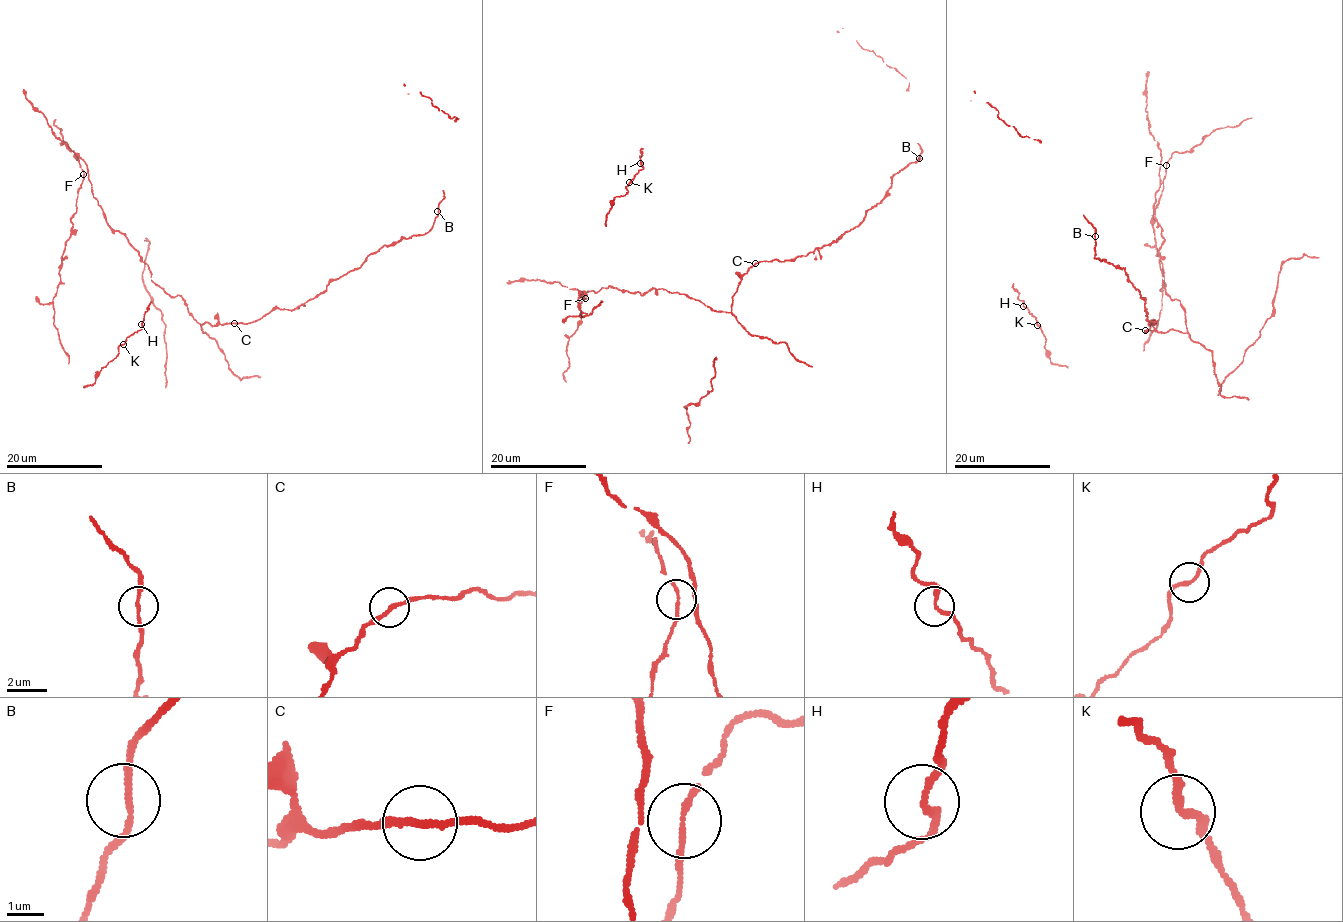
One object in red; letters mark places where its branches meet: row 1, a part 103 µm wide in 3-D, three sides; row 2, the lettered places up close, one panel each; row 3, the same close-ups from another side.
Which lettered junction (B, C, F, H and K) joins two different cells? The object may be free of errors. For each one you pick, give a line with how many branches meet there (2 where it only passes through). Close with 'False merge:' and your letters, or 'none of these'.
False merge: none of these

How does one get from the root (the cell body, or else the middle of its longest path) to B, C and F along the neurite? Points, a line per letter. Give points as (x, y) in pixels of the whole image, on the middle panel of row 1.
B: (694, 299), (730, 312), (740, 278), (750, 267), (792, 260), (835, 242), (859, 226), (893, 176), (919, 158)
C: (694, 299), (714, 311), (730, 312), (740, 278), (755, 263)
F: (694, 299), (661, 288), (652, 288), (642, 294), (610, 287), (596, 292), (589, 291), (585, 298)

